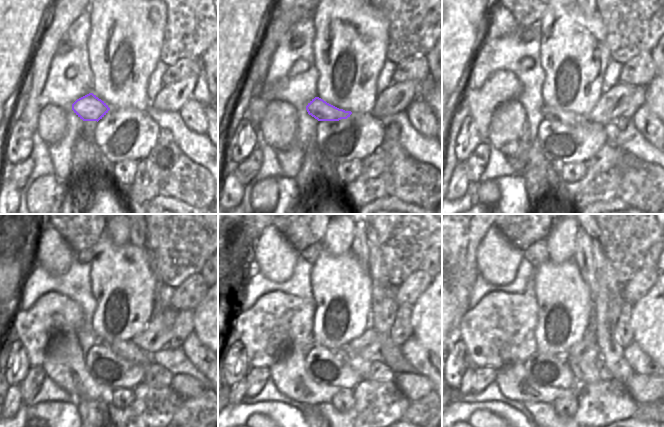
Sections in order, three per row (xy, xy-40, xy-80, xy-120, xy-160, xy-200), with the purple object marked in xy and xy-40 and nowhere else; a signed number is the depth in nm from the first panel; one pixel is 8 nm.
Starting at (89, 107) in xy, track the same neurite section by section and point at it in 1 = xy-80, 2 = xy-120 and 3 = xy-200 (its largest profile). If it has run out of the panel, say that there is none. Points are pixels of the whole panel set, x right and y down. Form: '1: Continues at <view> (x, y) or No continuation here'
1: Continues at xy-80 (569, 118)
2: Continues at xy-120 (128, 350)
3: Continues at xy-200 (585, 373)

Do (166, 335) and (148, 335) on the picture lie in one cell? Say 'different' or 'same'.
different

